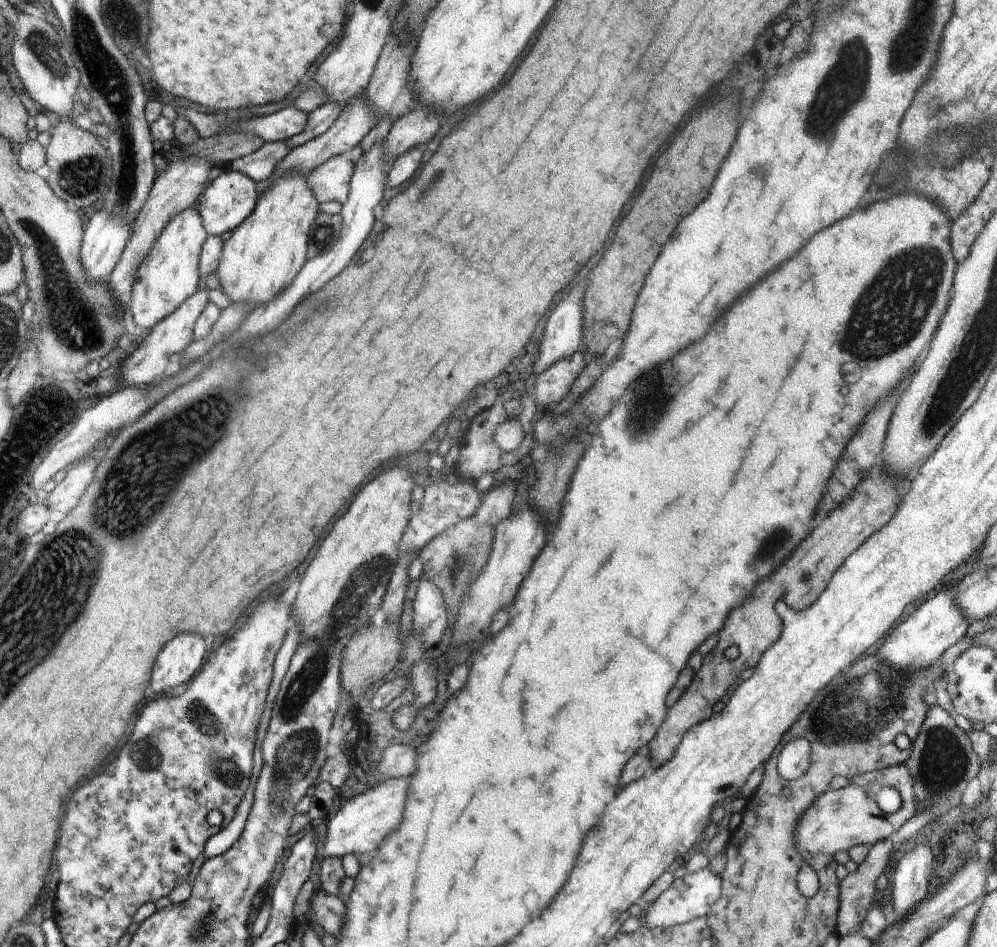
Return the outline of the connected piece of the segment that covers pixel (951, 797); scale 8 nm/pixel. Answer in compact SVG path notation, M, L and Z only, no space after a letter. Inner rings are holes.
M938 704L929 706L926 718L922 723L920 732L916 740L911 745L910 758L905 762L909 773L914 780L914 792L916 799L917 813L923 810L928 810L930 807L935 807L939 803L942 805L960 806L963 802L963 794L969 785L969 782L976 779L976 775L980 769L980 760L974 752L971 740L966 732L959 728L953 719L953 714L944 710Z

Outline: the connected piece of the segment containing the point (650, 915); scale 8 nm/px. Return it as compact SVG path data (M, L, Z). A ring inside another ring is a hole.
M709 867L686 873L681 878L676 878L668 890L645 908L646 927L666 928L683 925L695 918L706 917L712 905L721 895L721 877L712 874Z

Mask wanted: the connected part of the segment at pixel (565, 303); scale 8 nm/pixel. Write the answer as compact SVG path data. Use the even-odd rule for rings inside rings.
M562 298L546 320L540 354L529 372L538 376L555 362L570 358L583 349L582 304L570 298Z

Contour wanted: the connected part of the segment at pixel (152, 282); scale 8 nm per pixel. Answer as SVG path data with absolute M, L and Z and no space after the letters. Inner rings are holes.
M187 208L176 215L155 240L150 254L139 266L128 308L129 322L140 335L152 330L194 295L200 280L198 256L202 256L200 248L203 248L207 235L199 209Z

